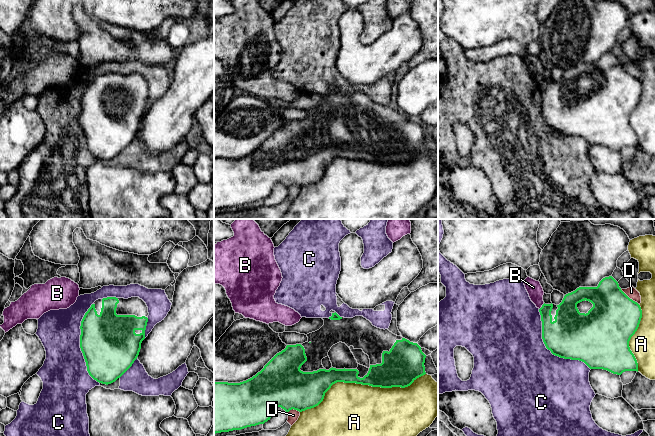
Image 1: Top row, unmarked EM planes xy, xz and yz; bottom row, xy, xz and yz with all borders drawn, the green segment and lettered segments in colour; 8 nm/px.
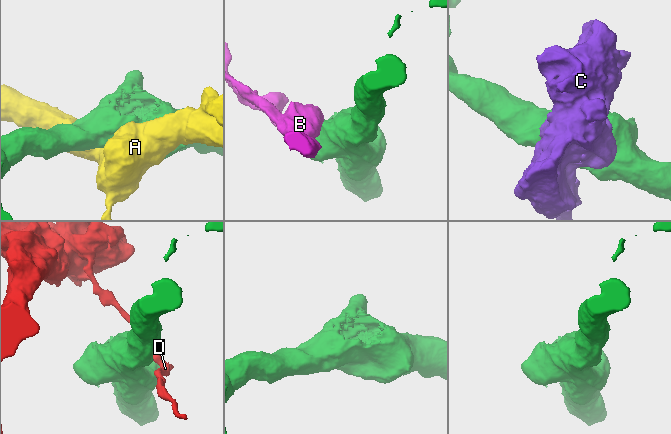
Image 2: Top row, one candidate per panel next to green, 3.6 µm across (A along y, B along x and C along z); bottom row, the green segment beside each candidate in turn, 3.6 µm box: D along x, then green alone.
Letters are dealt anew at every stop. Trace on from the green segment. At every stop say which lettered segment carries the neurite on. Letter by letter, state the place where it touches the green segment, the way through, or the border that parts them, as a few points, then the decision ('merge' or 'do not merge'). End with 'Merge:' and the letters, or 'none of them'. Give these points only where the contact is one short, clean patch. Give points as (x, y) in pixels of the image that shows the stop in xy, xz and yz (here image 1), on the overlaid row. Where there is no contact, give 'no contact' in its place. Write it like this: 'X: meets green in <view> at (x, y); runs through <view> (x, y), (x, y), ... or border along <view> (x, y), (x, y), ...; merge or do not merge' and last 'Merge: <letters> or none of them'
A: meets green in xz at (360, 383); do not merge
B: meets green in yz at (542, 306); border along yz (544, 303), (539, 309); do not merge
C: meets green in yz at (549, 349); do not merge
D: meets green in yz at (628, 297); do not merge
Merge: none of them

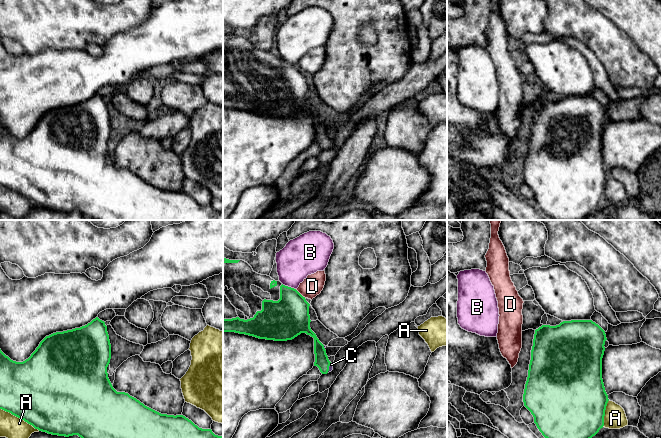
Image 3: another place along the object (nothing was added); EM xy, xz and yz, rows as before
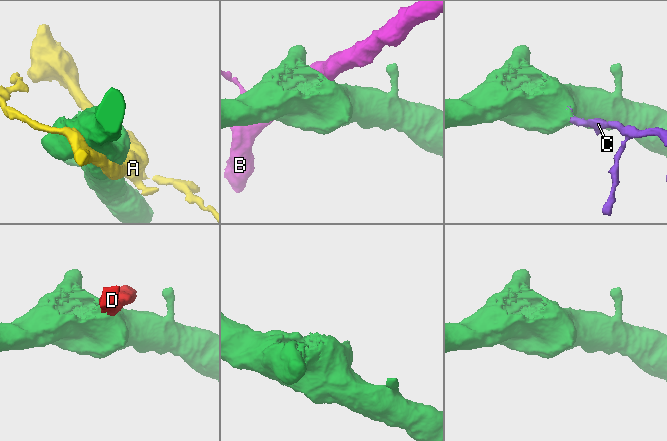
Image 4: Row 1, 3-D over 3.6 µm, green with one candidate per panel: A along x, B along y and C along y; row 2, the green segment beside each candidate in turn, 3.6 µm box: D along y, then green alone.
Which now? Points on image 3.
A: meets green in xy at (20, 418); do not merge
B: meets green in xz at (289, 287); do not merge
C: meets green in xz at (328, 367); runs through xz (322, 362), (328, 367), (331, 364); merge
D: meets green in xz at (299, 293); do not merge
Merge: C

